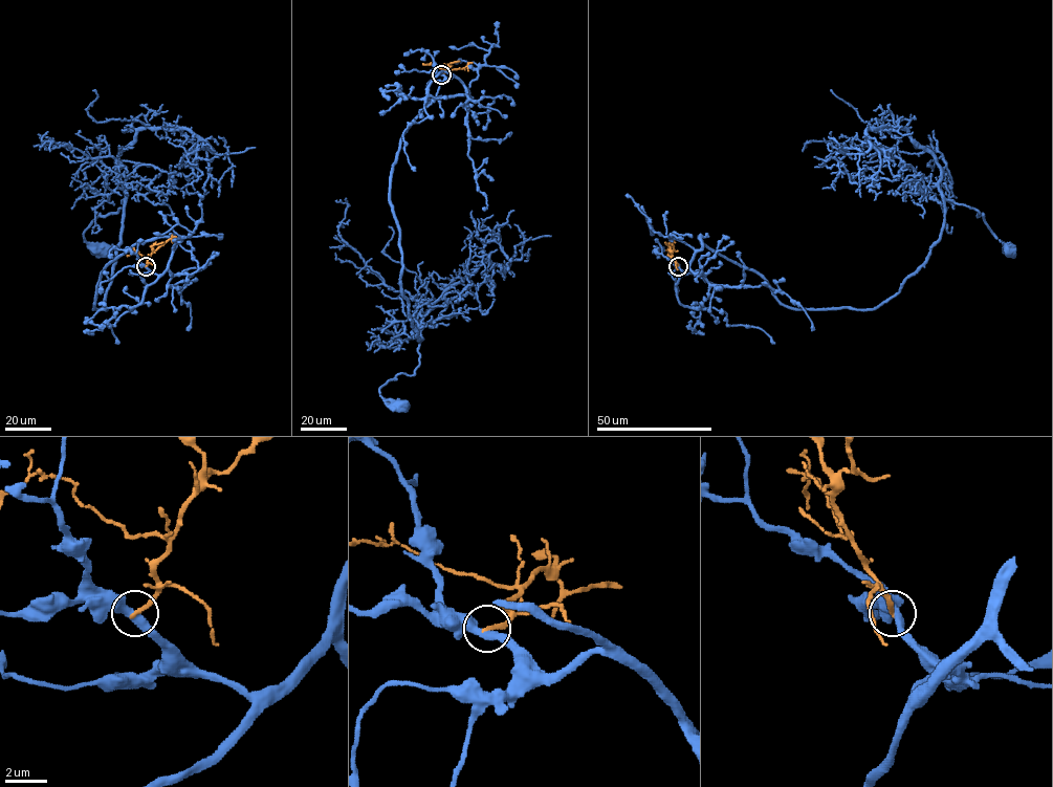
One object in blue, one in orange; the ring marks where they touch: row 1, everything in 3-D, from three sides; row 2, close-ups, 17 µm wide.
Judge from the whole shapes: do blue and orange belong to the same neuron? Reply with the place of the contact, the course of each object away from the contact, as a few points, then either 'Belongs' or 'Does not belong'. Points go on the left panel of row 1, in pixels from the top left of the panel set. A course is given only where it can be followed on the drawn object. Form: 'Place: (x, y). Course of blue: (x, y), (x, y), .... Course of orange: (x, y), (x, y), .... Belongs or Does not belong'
Place: (146, 266). Course of blue: (145, 266), (160, 275), (176, 243), (111, 262), (93, 309), (125, 199), (83, 234), (105, 247). Course of orange: (145, 266), (152, 252), (176, 237). Does not belong

